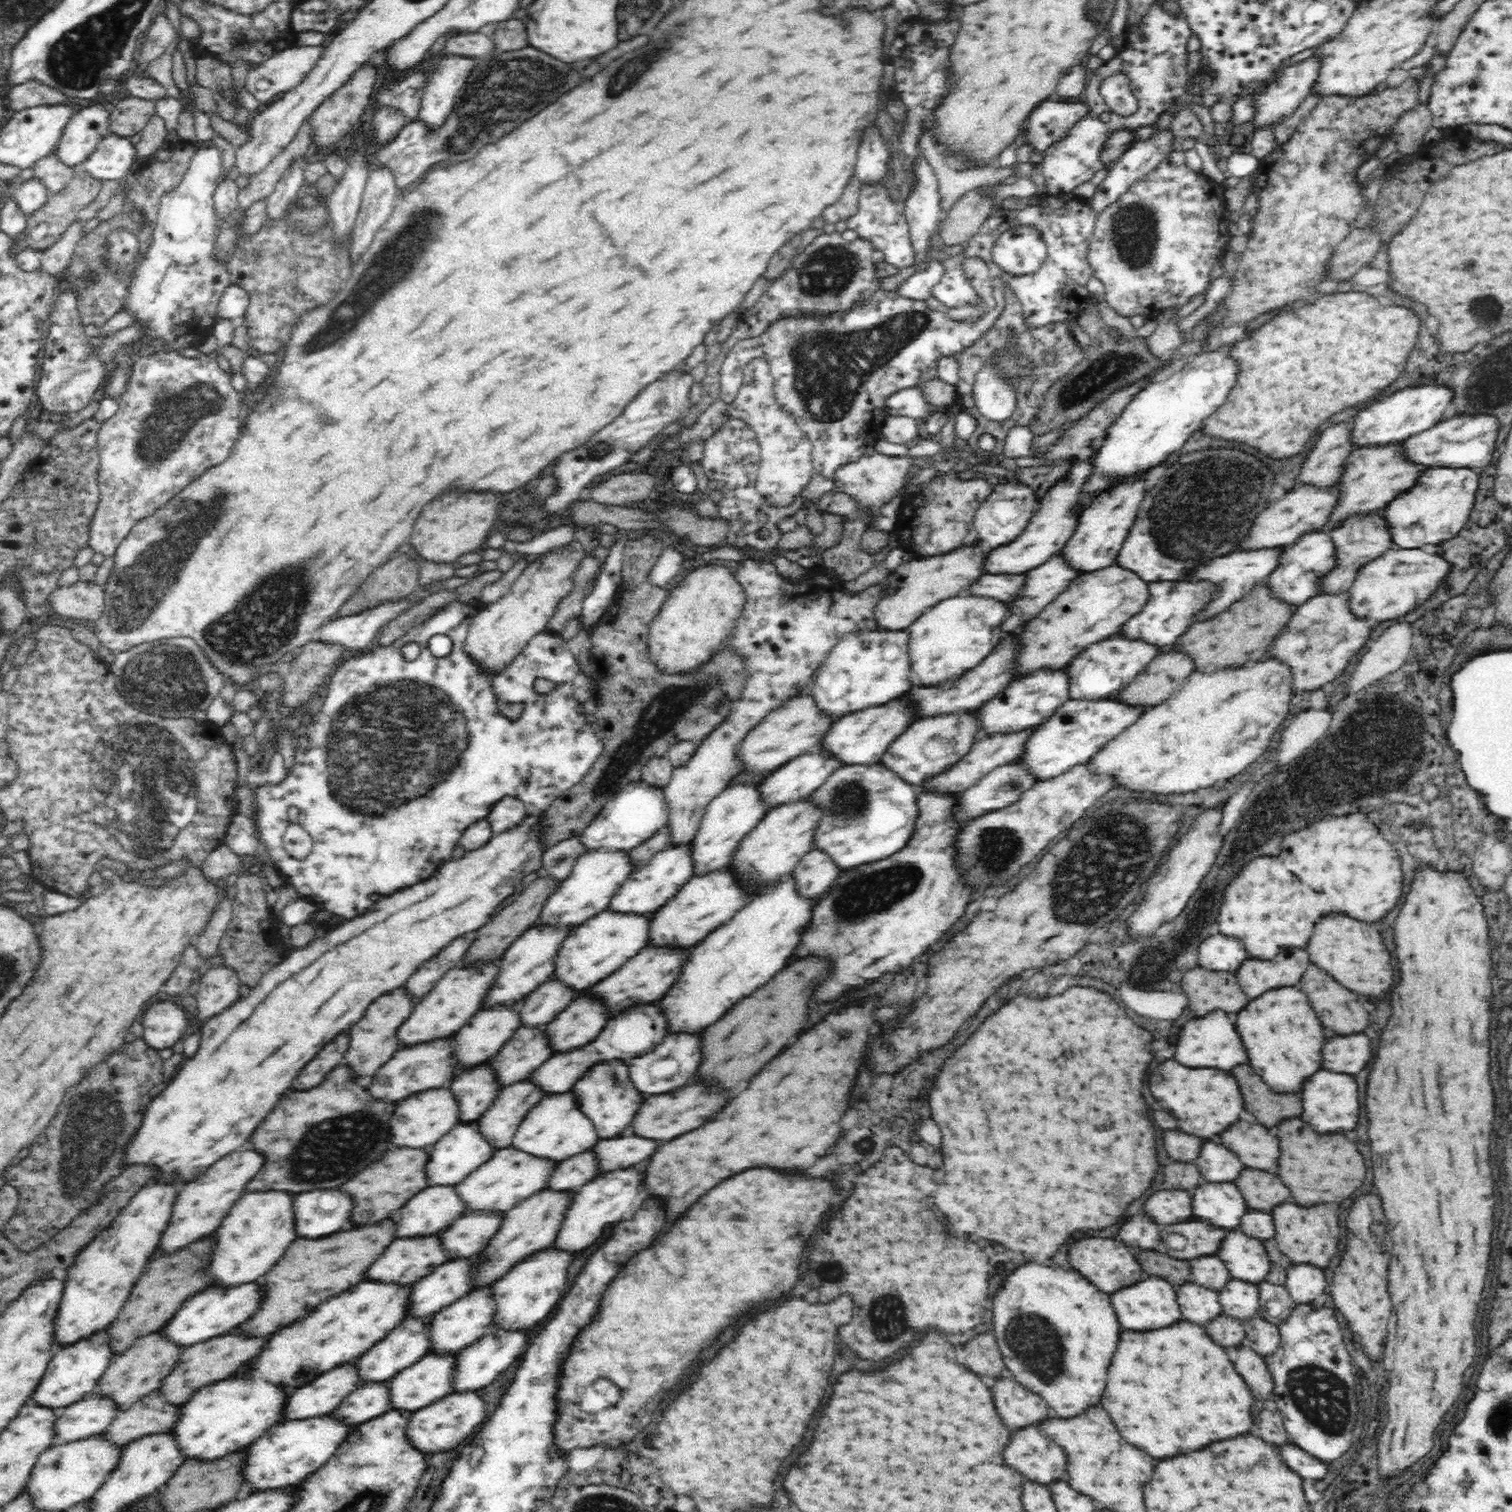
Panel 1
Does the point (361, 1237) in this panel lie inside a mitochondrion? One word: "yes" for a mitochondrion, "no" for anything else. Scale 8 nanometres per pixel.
no

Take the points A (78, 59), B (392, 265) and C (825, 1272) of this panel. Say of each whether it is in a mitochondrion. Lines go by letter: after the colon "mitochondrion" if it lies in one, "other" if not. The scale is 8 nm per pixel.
A: mitochondrion
B: mitochondrion
C: mitochondrion

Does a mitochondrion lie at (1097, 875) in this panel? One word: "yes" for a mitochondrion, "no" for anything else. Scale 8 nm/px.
yes

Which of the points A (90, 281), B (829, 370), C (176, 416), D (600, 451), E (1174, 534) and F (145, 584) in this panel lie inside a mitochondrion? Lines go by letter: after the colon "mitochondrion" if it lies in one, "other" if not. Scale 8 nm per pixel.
A: mitochondrion
B: mitochondrion
C: mitochondrion
D: mitochondrion
E: mitochondrion
F: mitochondrion

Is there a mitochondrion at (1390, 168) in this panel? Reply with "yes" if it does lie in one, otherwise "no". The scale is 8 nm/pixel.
no

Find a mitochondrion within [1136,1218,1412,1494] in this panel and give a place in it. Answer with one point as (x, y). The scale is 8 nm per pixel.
(1314, 1390)

